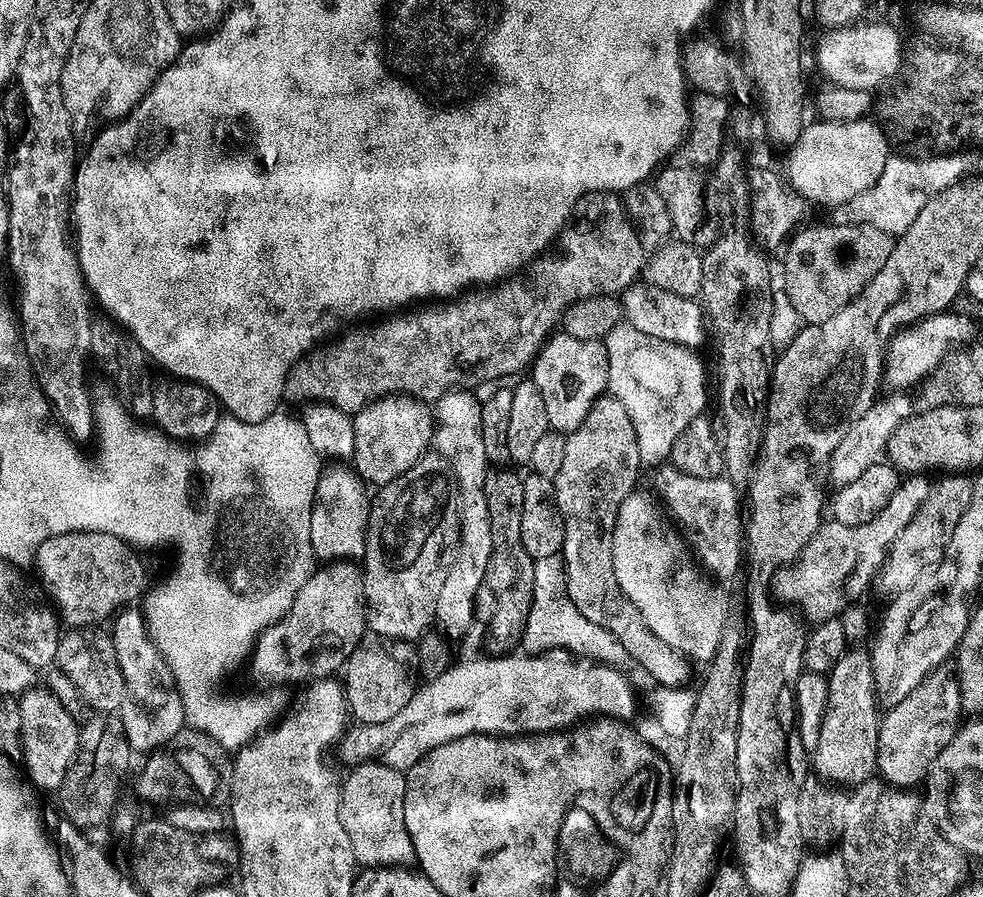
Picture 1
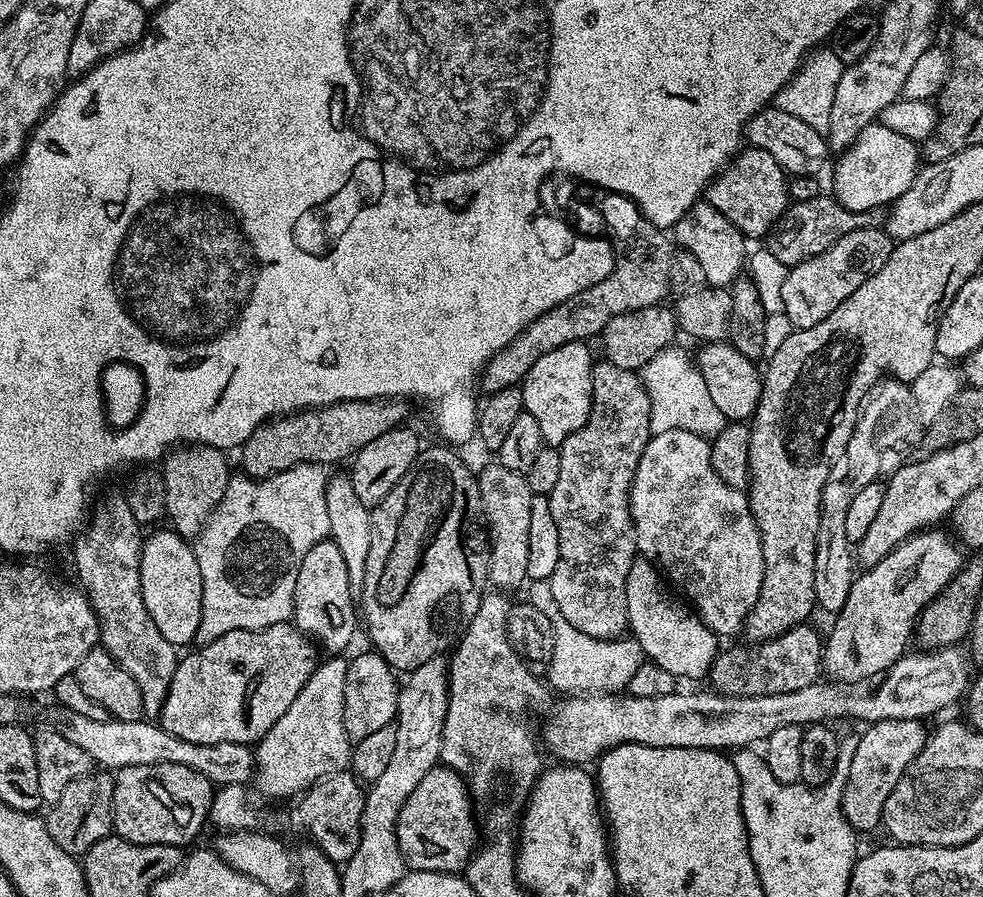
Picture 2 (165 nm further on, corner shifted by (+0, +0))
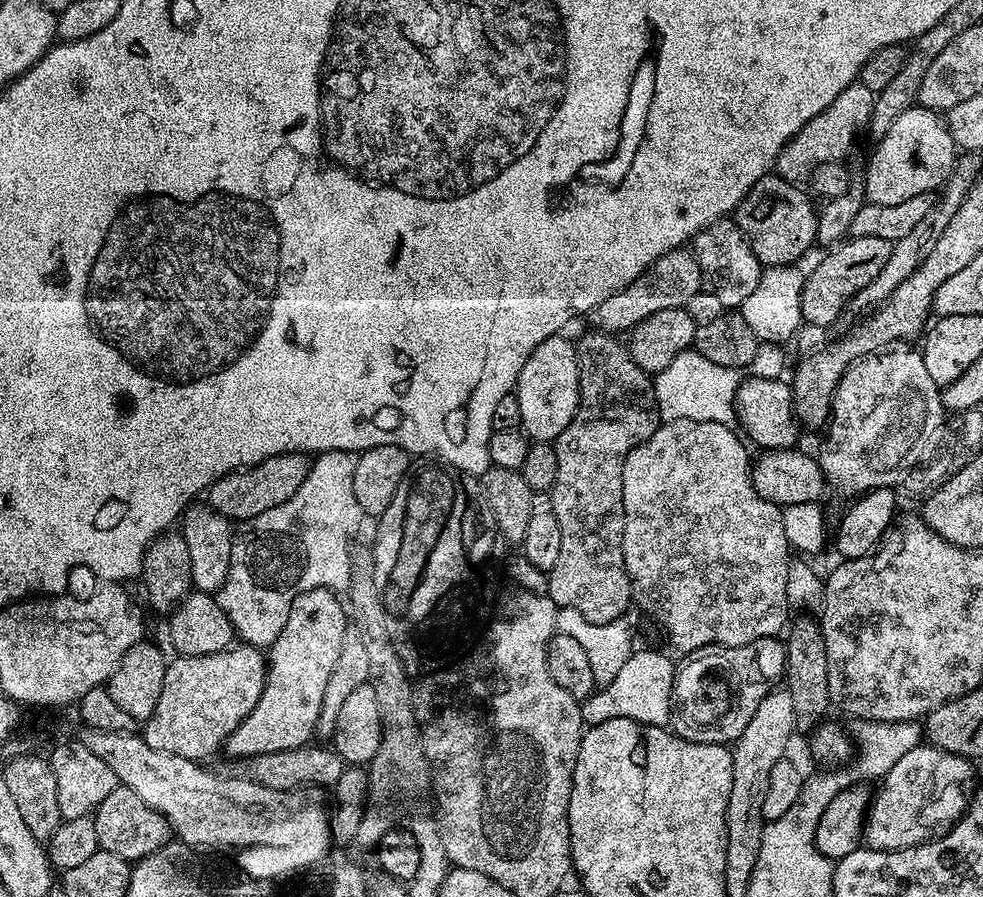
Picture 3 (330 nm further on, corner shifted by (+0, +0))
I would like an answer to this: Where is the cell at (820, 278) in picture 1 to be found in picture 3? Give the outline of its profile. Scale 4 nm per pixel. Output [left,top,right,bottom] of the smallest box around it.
[801,236,893,326]

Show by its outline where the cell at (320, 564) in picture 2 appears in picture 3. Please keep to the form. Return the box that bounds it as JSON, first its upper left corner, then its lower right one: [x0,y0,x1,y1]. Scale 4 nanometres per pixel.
[222,588,350,758]

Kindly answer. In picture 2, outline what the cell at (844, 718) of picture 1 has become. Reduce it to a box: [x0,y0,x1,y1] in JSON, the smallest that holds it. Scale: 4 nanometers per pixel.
[822,526,966,684]

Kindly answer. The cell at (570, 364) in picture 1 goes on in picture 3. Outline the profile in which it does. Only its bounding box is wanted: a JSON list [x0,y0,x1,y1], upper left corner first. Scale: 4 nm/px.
[514,334,580,442]

